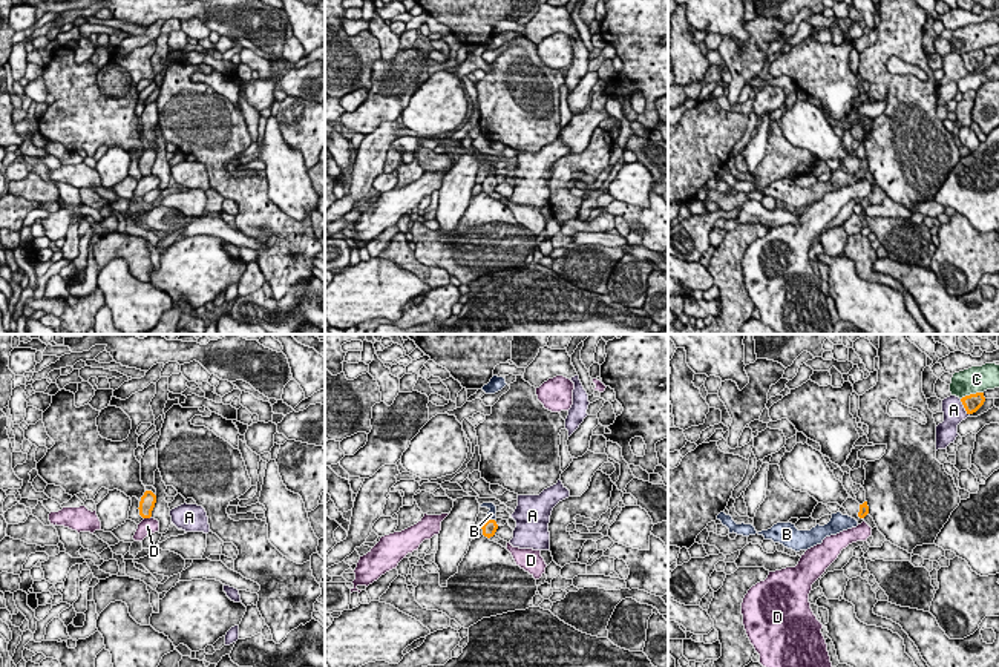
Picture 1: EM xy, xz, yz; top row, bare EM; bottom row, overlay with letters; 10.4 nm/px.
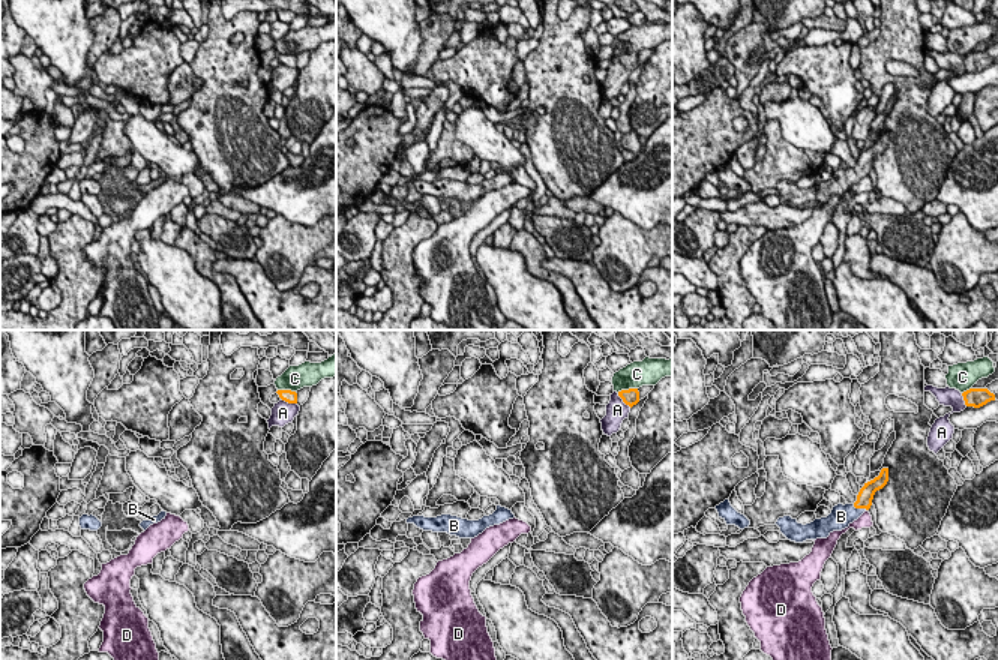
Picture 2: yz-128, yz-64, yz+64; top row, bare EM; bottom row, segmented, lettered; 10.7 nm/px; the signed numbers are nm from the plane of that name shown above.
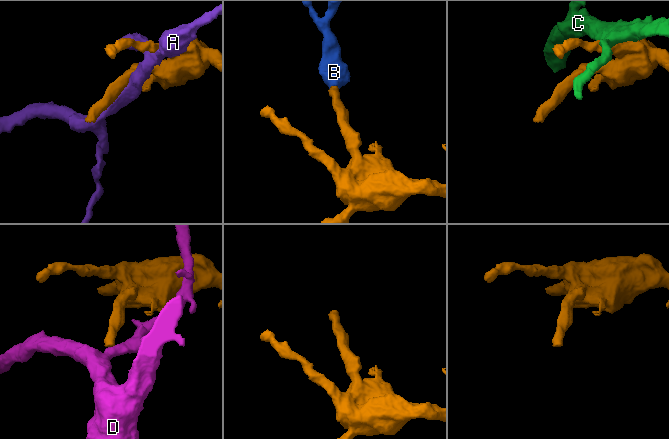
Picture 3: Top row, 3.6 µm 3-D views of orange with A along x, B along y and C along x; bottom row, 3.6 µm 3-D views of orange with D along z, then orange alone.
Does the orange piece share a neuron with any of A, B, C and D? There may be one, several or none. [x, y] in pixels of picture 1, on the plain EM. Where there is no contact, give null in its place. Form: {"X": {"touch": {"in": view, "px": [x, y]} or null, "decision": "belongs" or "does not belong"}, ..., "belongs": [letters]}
{"A": {"touch": {"in": "yz", "px": [964, 63]}, "decision": "does not belong"}, "B": {"touch": {"in": "xz", "px": [492, 177]}, "decision": "belongs"}, "C": {"touch": {"in": "yz", "px": [972, 51]}, "decision": "does not belong"}, "D": {"touch": {"in": "xy", "px": [147, 174]}, "decision": "does not belong"}, "belongs": ["B"]}

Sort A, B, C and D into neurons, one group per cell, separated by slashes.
A / B / C / D

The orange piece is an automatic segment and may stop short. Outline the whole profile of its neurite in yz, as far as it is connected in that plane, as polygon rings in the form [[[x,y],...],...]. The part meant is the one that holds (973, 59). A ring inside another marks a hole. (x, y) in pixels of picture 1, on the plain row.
[[[984,49],[970,51],[961,55],[967,71],[976,69],[985,58]]]

